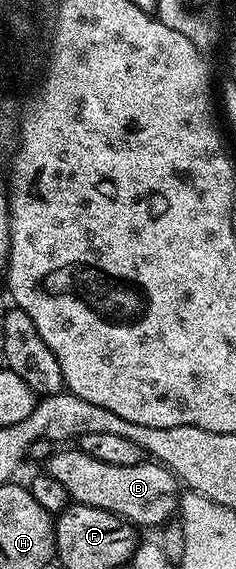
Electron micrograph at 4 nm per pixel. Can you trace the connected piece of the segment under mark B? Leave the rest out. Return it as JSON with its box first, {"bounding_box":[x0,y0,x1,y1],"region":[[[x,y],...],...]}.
{"bounding_box":[46,448,180,527],"region":[[[79,448],[55,451],[46,462],[47,473],[66,487],[77,504],[104,509],[127,520],[133,527],[167,523],[179,507],[180,484],[164,465],[143,460],[134,466],[112,466],[91,458]]]}

